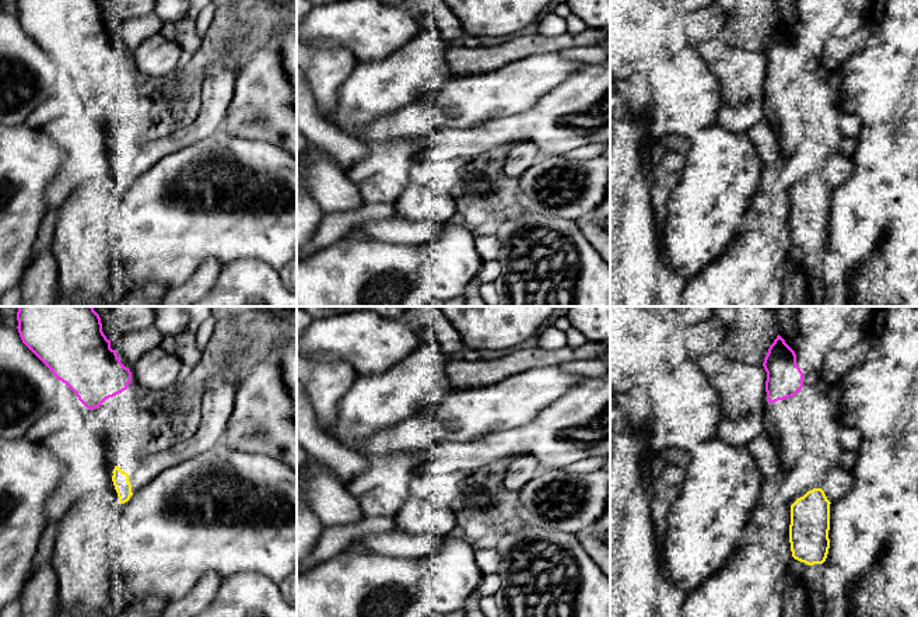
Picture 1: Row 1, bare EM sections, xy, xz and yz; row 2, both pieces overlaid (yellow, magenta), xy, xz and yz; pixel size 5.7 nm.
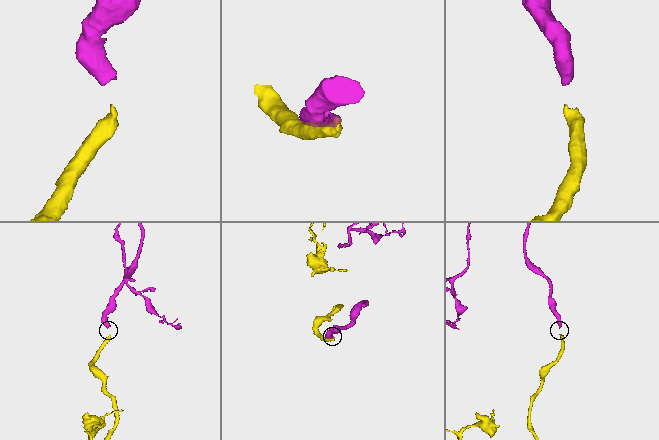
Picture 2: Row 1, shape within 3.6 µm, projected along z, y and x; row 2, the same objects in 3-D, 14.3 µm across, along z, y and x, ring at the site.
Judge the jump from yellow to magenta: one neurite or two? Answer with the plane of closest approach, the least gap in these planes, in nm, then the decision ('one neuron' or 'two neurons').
xy | 360 nm | one neuron

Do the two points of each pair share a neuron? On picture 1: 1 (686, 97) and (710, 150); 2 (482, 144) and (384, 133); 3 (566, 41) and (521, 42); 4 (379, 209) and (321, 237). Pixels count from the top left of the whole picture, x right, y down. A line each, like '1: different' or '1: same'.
1: same
2: different
3: same
4: same

